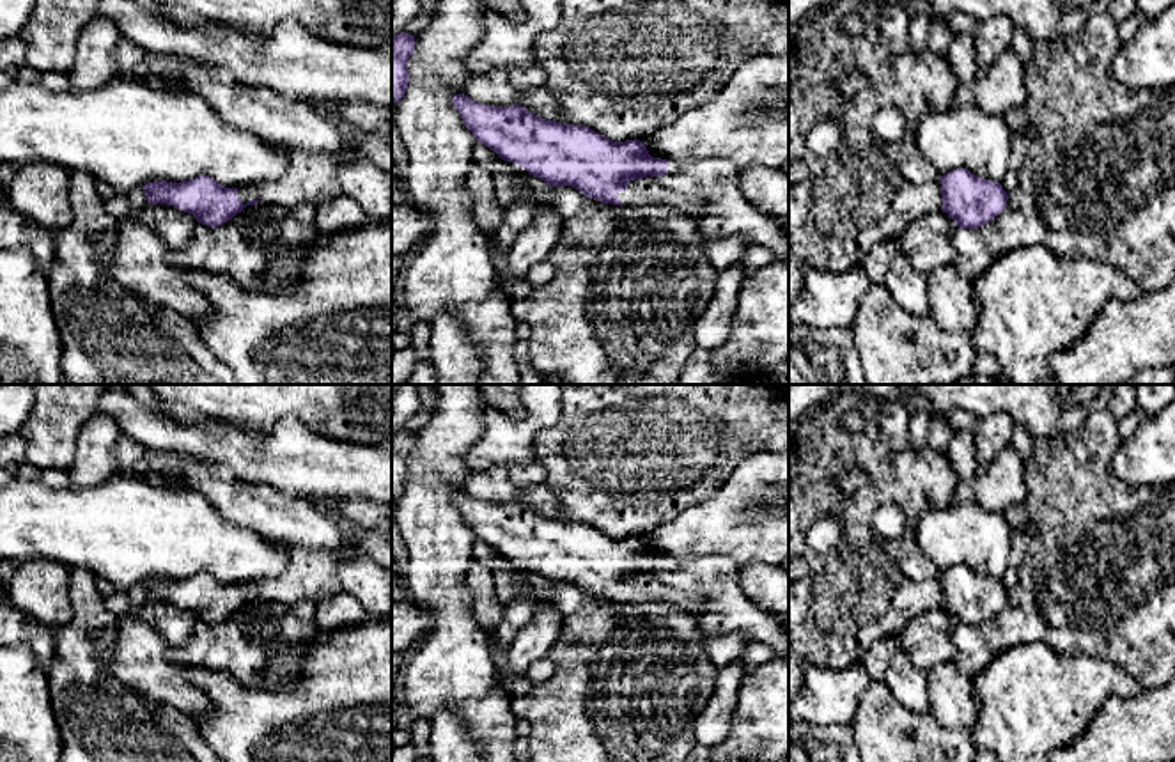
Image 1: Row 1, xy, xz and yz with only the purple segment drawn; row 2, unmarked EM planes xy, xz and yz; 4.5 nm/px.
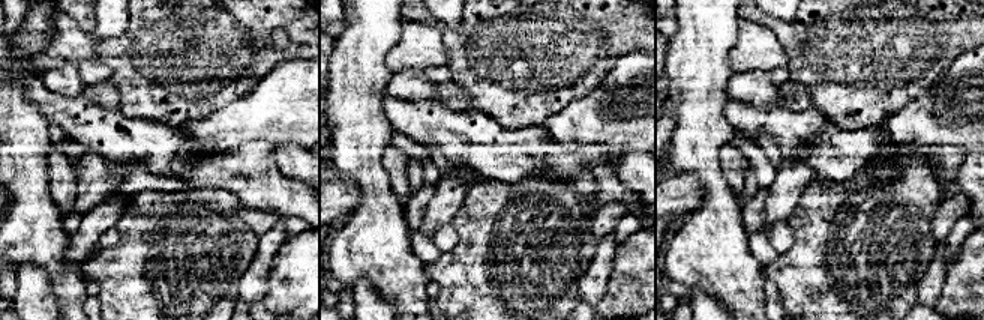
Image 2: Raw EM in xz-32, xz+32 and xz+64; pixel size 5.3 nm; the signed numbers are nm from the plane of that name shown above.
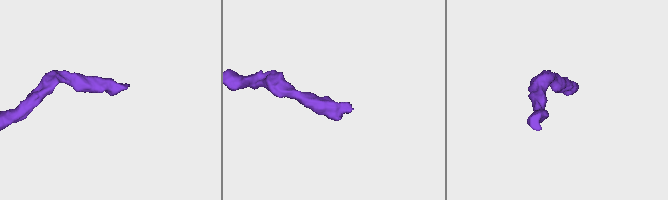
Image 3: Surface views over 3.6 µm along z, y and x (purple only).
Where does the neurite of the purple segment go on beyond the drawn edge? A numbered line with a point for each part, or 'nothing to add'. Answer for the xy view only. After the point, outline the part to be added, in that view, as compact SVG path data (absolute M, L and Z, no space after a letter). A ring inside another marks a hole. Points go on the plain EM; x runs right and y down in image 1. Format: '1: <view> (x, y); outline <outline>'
1: xy (311, 575); outline M342 535L335 551L285 549L289 564L282 574L237 585L236 592L243 601L255 595L276 603L328 599L340 592L338 562L347 555L363 555L360 540L353 535Z

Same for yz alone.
nothing to add

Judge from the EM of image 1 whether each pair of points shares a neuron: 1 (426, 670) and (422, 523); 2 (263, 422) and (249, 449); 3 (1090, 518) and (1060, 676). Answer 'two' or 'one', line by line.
1: one
2: two
3: two

